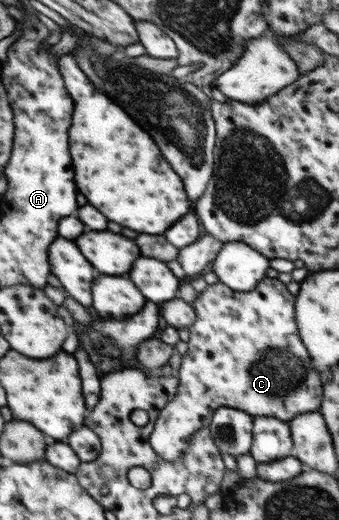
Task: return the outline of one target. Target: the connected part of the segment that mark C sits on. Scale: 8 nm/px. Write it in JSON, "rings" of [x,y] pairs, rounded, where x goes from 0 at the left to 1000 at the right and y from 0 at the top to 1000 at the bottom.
{"rings":[[[820,537],[767,540],[743,560],[687,558],[655,542],[611,548],[563,585],[578,615],[555,631],[555,675],[537,685],[525,713],[528,744],[507,779],[472,792],[445,831],[442,850],[457,869],[490,887],[516,888],[546,873],[555,850],[587,825],[614,819],[646,785],[720,788],[743,800],[826,802],[855,812],[894,792],[938,792],[953,775],[953,735],[926,713],[914,683],[891,663],[867,617],[867,567]]]}

